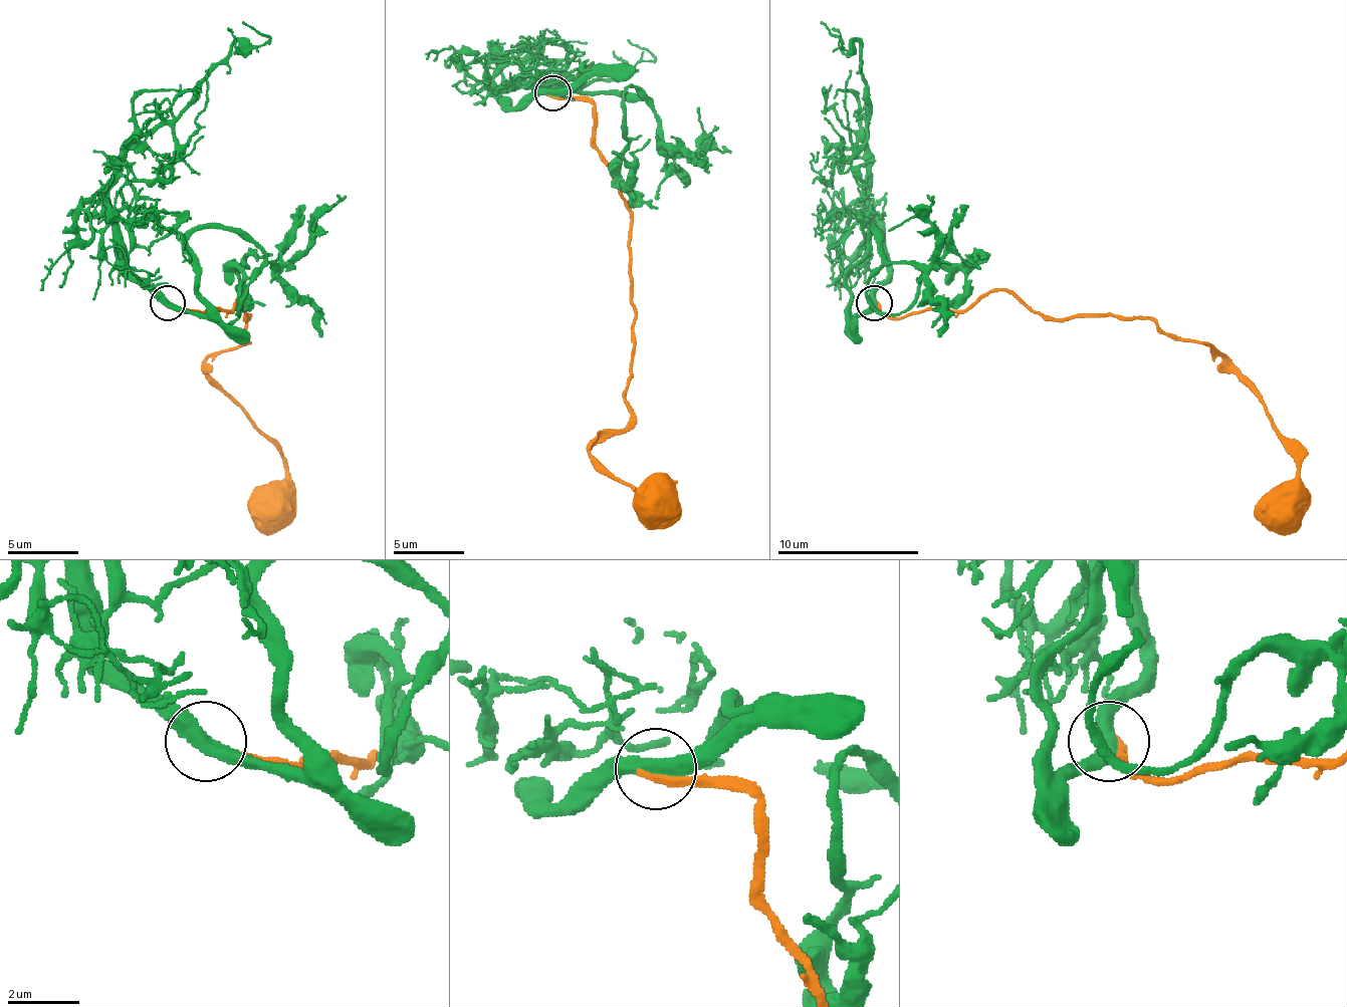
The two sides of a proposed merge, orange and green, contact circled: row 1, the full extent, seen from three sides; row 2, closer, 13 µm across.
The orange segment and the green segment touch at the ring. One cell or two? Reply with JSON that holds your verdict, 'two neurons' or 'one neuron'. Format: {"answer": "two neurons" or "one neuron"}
{"answer": "one neuron"}

